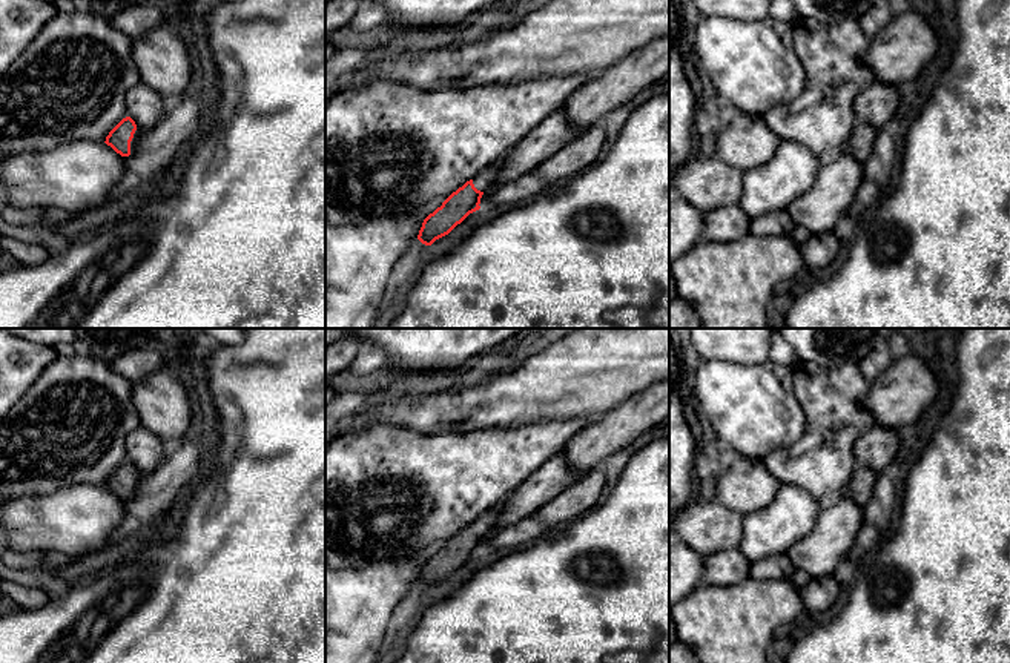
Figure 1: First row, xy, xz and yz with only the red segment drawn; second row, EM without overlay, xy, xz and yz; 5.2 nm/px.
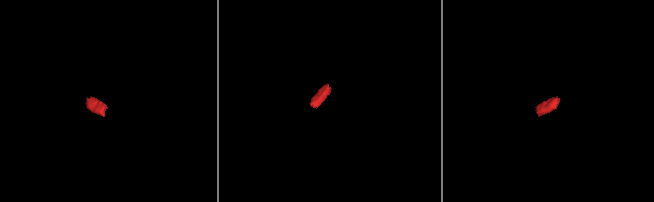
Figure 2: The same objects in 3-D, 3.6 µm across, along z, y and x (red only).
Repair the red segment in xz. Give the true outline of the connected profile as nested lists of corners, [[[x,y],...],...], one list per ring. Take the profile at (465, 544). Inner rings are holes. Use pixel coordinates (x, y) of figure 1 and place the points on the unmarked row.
[[[503,502],[484,513],[477,520],[453,536],[441,551],[424,563],[411,599],[425,599],[427,592],[436,583],[448,579],[470,557],[480,552],[480,542],[494,526],[502,506]]]

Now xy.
[[[130,460],[123,462],[106,480],[106,488],[121,500],[135,496],[143,473],[140,473]]]

